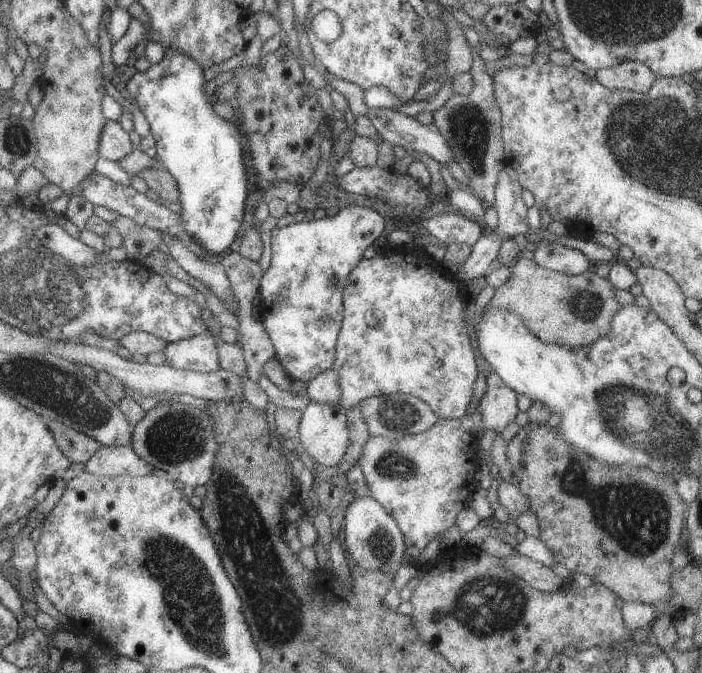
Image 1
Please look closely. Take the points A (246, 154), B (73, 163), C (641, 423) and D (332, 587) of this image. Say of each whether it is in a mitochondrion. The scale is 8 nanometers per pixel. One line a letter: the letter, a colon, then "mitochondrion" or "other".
A: other
B: other
C: mitochondrion
D: other

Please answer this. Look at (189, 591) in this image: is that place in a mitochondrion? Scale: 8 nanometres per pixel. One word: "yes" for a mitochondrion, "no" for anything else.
yes

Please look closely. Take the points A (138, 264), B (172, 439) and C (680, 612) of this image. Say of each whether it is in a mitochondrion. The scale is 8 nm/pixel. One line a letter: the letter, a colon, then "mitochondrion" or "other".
A: other
B: mitochondrion
C: other

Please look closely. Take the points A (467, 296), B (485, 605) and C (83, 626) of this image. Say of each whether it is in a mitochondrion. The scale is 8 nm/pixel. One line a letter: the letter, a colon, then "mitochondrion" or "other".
A: other
B: mitochondrion
C: other

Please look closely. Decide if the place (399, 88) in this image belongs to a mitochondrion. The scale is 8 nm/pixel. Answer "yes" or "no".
no

